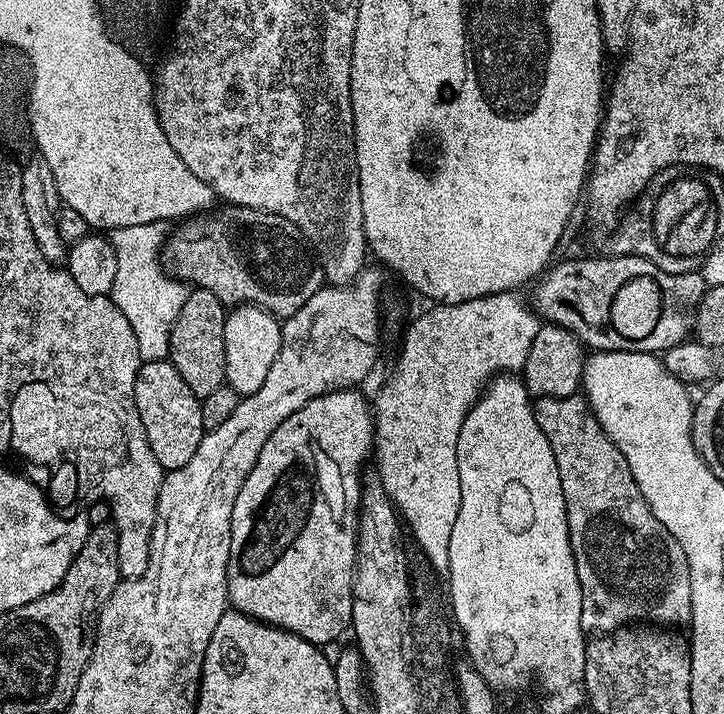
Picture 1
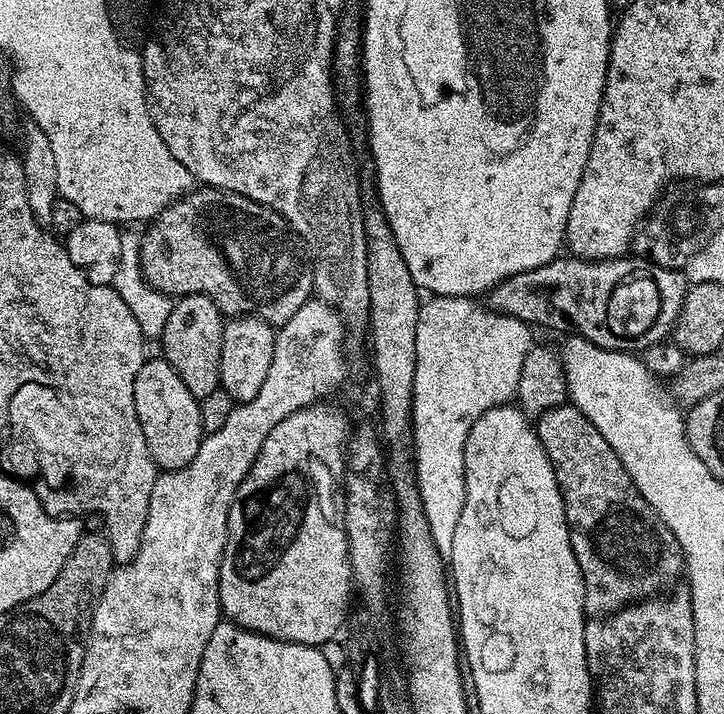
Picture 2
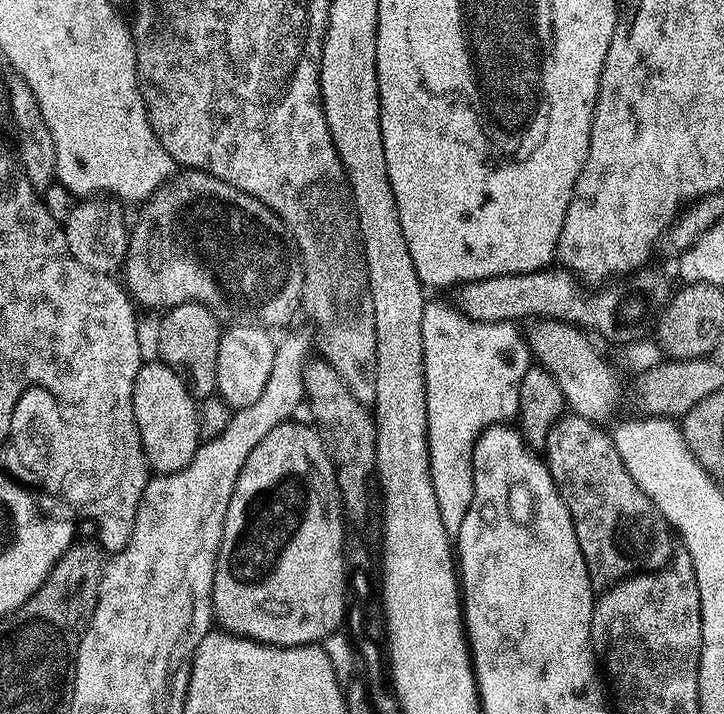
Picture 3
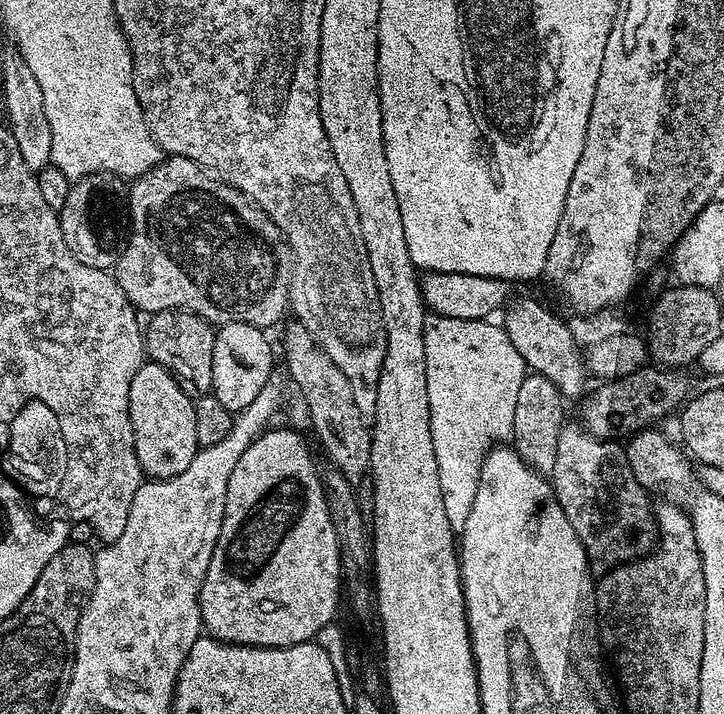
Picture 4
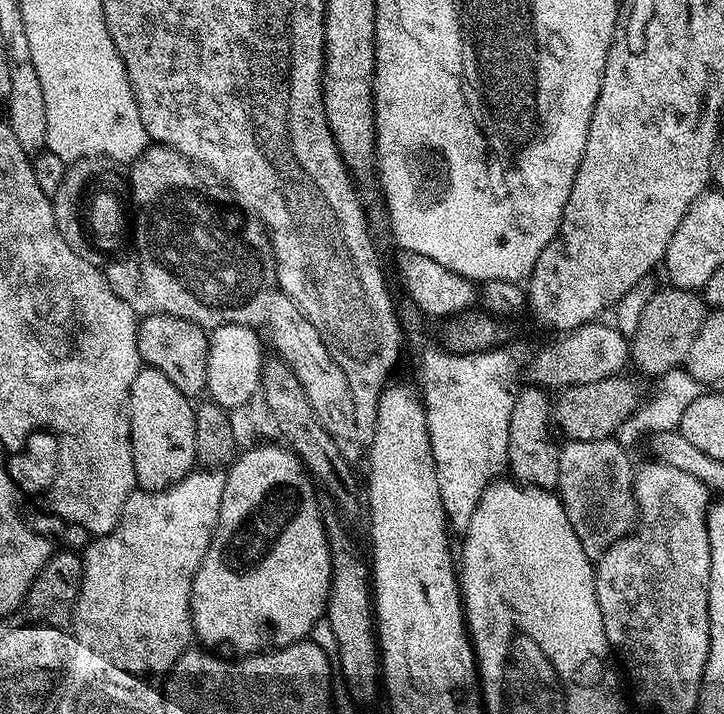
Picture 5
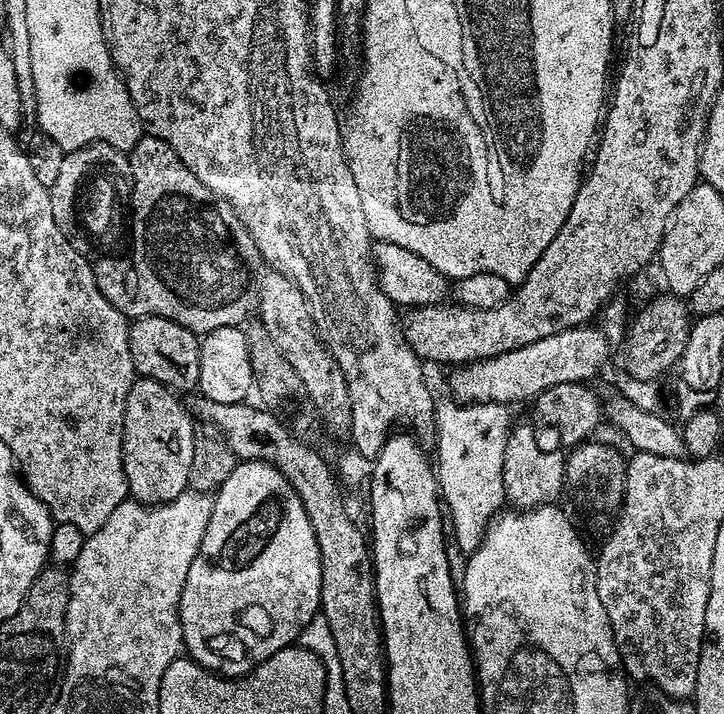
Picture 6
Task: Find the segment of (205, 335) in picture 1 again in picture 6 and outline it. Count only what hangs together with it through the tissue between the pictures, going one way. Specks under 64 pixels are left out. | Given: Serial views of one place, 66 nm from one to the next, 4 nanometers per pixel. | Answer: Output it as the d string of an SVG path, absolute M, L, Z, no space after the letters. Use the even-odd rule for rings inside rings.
M142 316L128 325L130 358L143 379L162 382L177 394L188 394L199 385L200 336L170 318Z

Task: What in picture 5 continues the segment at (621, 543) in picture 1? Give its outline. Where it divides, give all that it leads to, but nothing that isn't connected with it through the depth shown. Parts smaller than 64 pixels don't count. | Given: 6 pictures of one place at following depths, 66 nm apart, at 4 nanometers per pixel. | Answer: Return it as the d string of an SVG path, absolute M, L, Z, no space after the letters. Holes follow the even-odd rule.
M615 439L607 440L568 440L560 448L560 473L556 488L562 506L566 510L566 518L570 518L570 526L574 526L574 534L582 542L582 550L594 562L600 560L616 542L631 536L637 523L636 495L634 482L636 473L632 460L628 457L629 449Z

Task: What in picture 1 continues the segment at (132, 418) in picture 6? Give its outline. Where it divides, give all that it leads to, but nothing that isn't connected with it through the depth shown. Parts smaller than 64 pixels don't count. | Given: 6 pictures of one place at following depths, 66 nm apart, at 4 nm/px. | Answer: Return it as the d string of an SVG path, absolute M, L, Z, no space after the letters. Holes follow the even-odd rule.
M145 360L140 365L134 382L134 402L154 450L154 458L166 470L181 468L194 458L194 450L202 442L205 428L202 426L200 400L192 393L190 386L182 382L182 374L173 366L171 360Z

